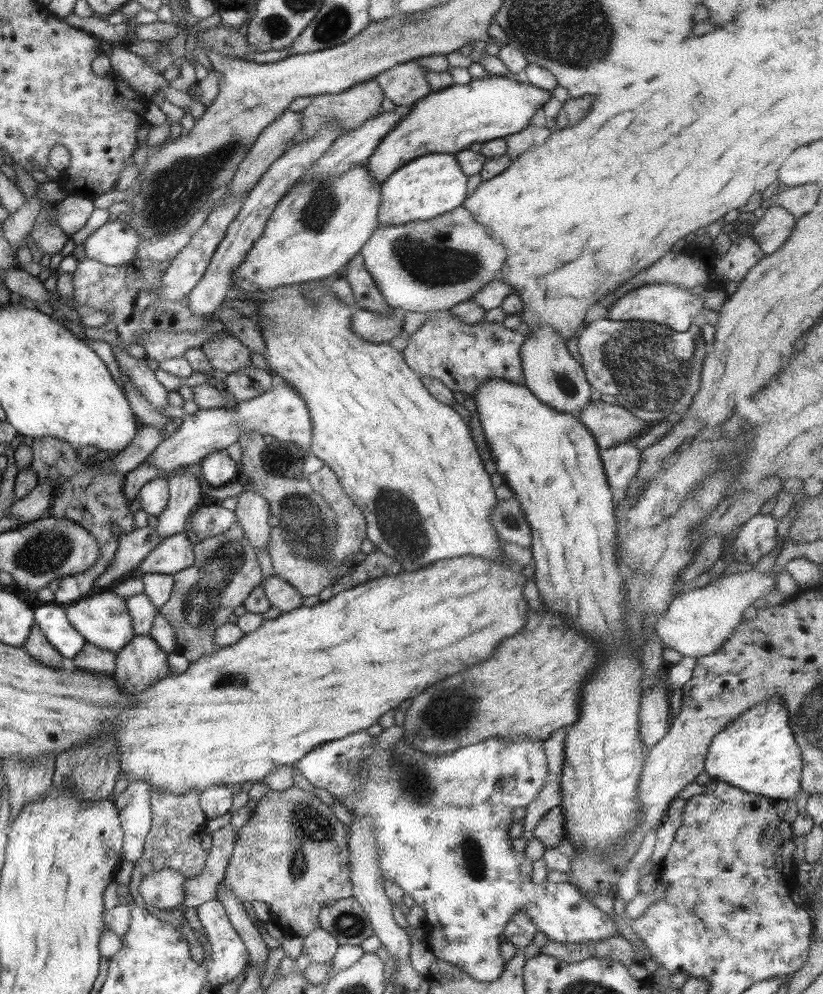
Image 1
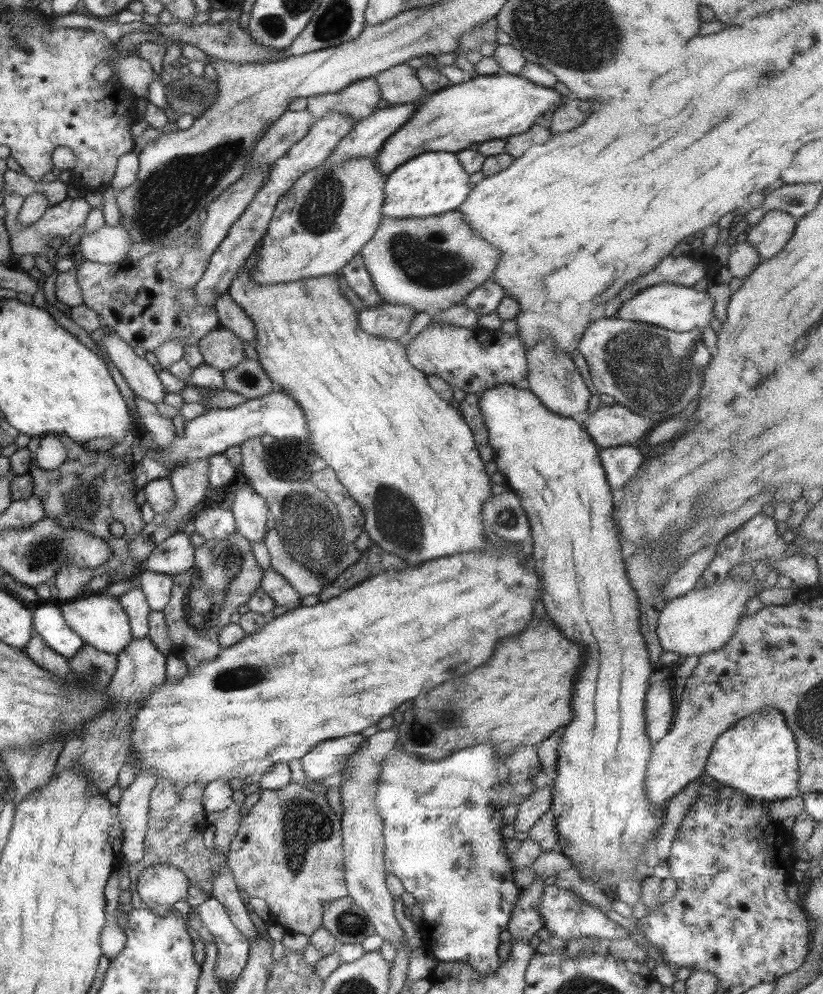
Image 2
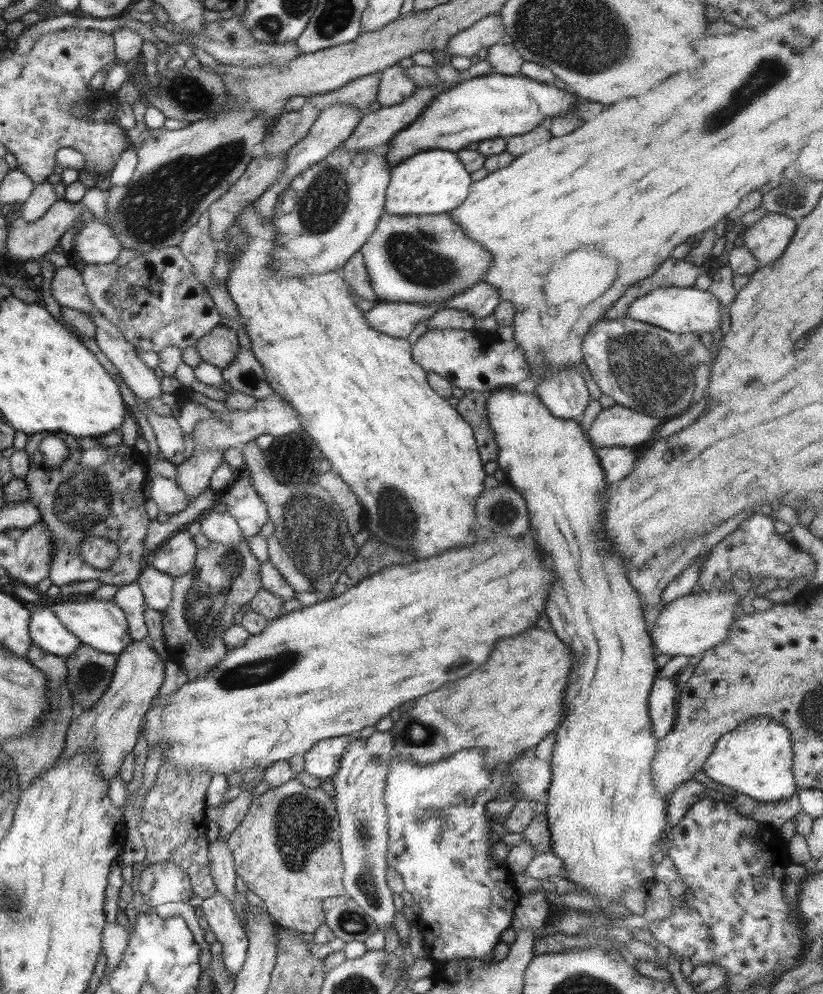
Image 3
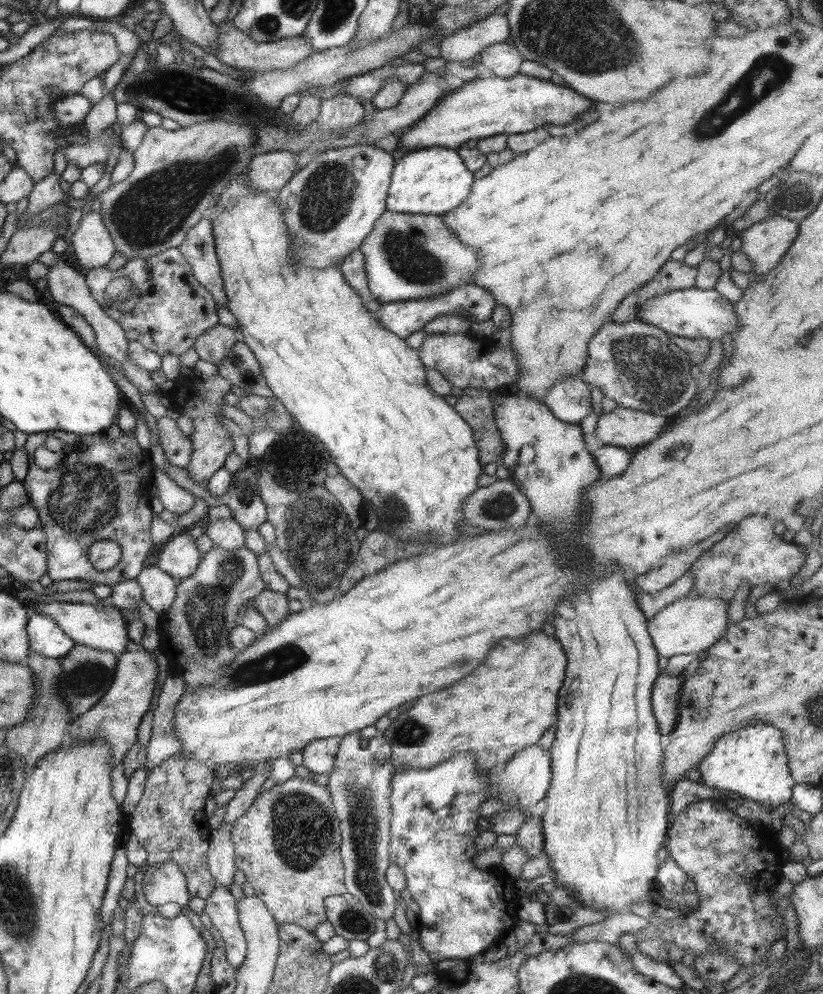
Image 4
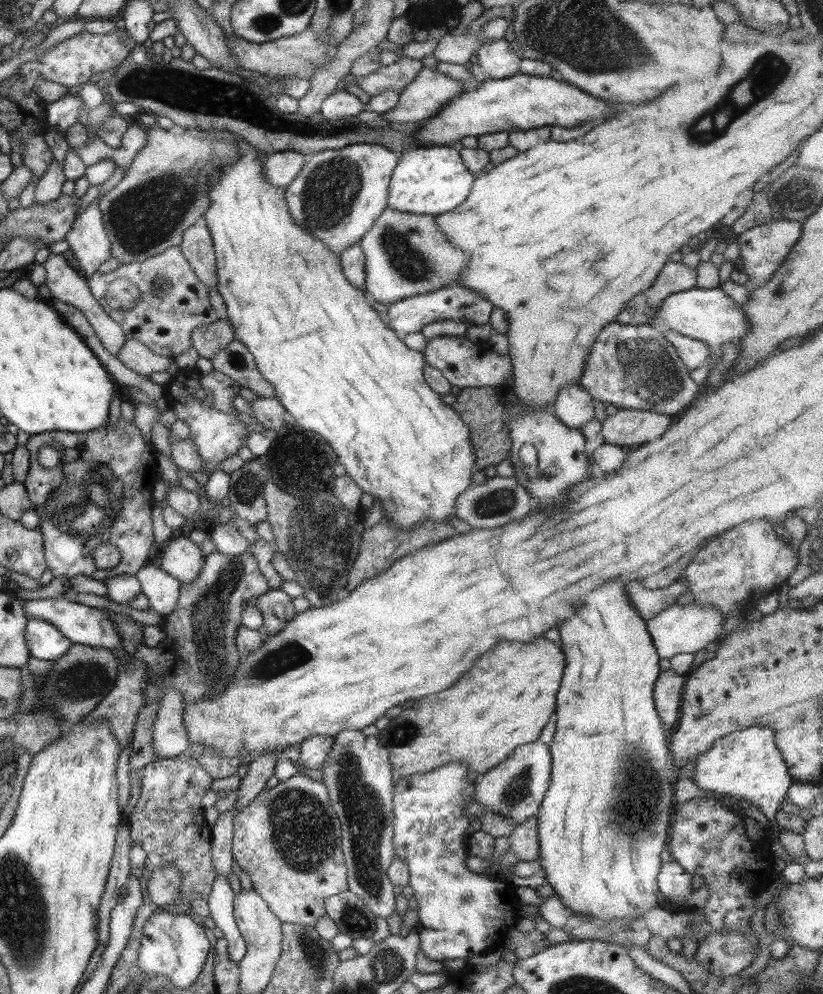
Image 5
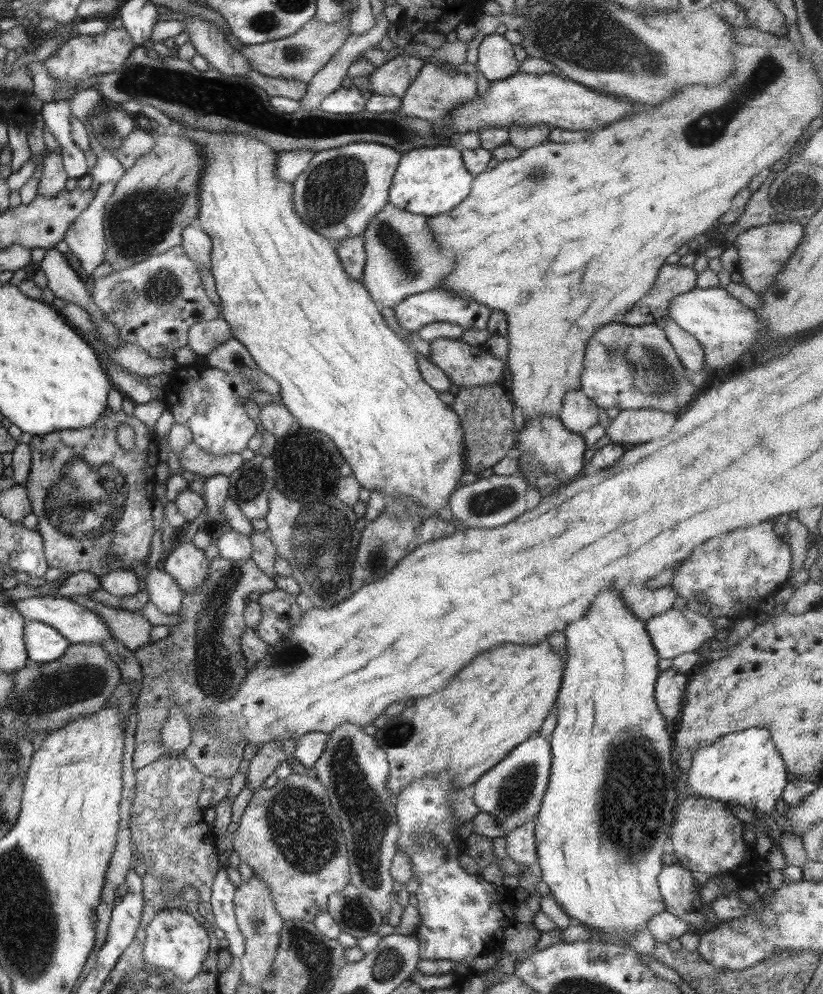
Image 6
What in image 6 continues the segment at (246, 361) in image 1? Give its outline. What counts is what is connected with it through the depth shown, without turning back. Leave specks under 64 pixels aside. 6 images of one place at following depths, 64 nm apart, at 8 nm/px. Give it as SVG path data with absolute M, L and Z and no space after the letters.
M215 318L189 326L186 345L195 355L205 357L216 346L231 338L229 325L223 319Z

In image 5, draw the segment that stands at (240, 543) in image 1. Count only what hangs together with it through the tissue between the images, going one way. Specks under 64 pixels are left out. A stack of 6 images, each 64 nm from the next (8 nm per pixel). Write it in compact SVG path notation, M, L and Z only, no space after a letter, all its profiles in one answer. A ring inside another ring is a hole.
M215 550L205 557L205 563L195 579L179 587L179 599L175 609L165 615L161 625L164 639L155 647L140 642L132 654L135 659L145 663L147 686L143 688L143 706L137 710L129 755L129 772L138 773L143 766L155 760L153 744L153 723L159 709L161 697L166 688L177 689L184 703L195 703L203 697L211 699L219 688L229 683L229 677L235 673L239 663L239 652L235 648L236 631L241 625L240 614L243 604L251 596L258 597L269 590L267 580L258 569L249 550L235 556L223 555ZM157 680L161 684L157 684ZM164 682L164 686L163 686ZM160 689L160 691L159 691Z

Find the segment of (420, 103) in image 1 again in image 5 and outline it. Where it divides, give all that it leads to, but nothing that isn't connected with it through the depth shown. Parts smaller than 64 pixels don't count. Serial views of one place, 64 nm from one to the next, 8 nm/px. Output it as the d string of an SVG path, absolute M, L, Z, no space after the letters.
M517 72L510 78L491 79L487 78L481 83L473 83L467 91L449 99L449 103L439 109L429 120L421 122L421 127L415 131L413 138L415 142L421 140L423 144L431 146L451 146L453 142L465 138L465 136L481 136L481 134L493 134L493 132L513 132L513 130L531 130L541 126L560 126L561 128L571 128L581 125L581 122L593 120L601 114L607 112L607 102L591 98L583 94L583 90L565 83L563 80L556 80L551 77L531 76Z

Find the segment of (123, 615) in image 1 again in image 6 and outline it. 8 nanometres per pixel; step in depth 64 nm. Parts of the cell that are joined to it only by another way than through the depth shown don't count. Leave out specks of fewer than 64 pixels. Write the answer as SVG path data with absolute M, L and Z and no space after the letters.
M53 595L31 596L31 598L17 600L15 609L19 610L22 617L27 618L28 621L43 622L43 624L51 626L62 638L69 641L71 645L83 643L100 644L103 641L112 640L107 625L101 621L101 617L87 609L87 607L77 605L75 601L71 601L71 598L59 598Z

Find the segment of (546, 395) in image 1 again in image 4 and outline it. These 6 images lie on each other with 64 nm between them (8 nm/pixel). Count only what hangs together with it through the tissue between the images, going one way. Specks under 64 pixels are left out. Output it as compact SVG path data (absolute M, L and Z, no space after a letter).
M579 377L555 382L541 402L547 406L555 419L567 424L579 425L592 409L587 384Z

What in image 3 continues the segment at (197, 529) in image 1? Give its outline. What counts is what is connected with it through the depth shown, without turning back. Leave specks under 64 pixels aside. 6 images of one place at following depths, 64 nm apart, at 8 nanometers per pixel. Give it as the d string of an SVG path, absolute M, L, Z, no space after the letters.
M205 511L196 519L200 533L216 546L235 546L243 539L243 534L235 519L226 512Z

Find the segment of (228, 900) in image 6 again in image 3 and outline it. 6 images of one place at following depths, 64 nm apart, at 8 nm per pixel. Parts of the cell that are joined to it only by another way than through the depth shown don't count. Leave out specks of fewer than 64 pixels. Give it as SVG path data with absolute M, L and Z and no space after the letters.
M216 893L203 900L199 908L205 914L204 925L222 946L223 967L235 978L245 960L248 944L243 927L235 919L230 903Z

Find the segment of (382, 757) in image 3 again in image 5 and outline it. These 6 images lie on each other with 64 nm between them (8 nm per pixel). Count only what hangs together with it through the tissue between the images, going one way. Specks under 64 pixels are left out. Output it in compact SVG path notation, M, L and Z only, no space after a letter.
M347 728L333 734L331 750L321 764L323 785L328 792L328 799L337 820L340 822L341 851L346 869L348 890L359 898L363 905L377 918L386 919L395 911L394 897L397 891L387 879L386 873L393 854L393 781L387 749L379 743L377 736L365 736L361 731Z

